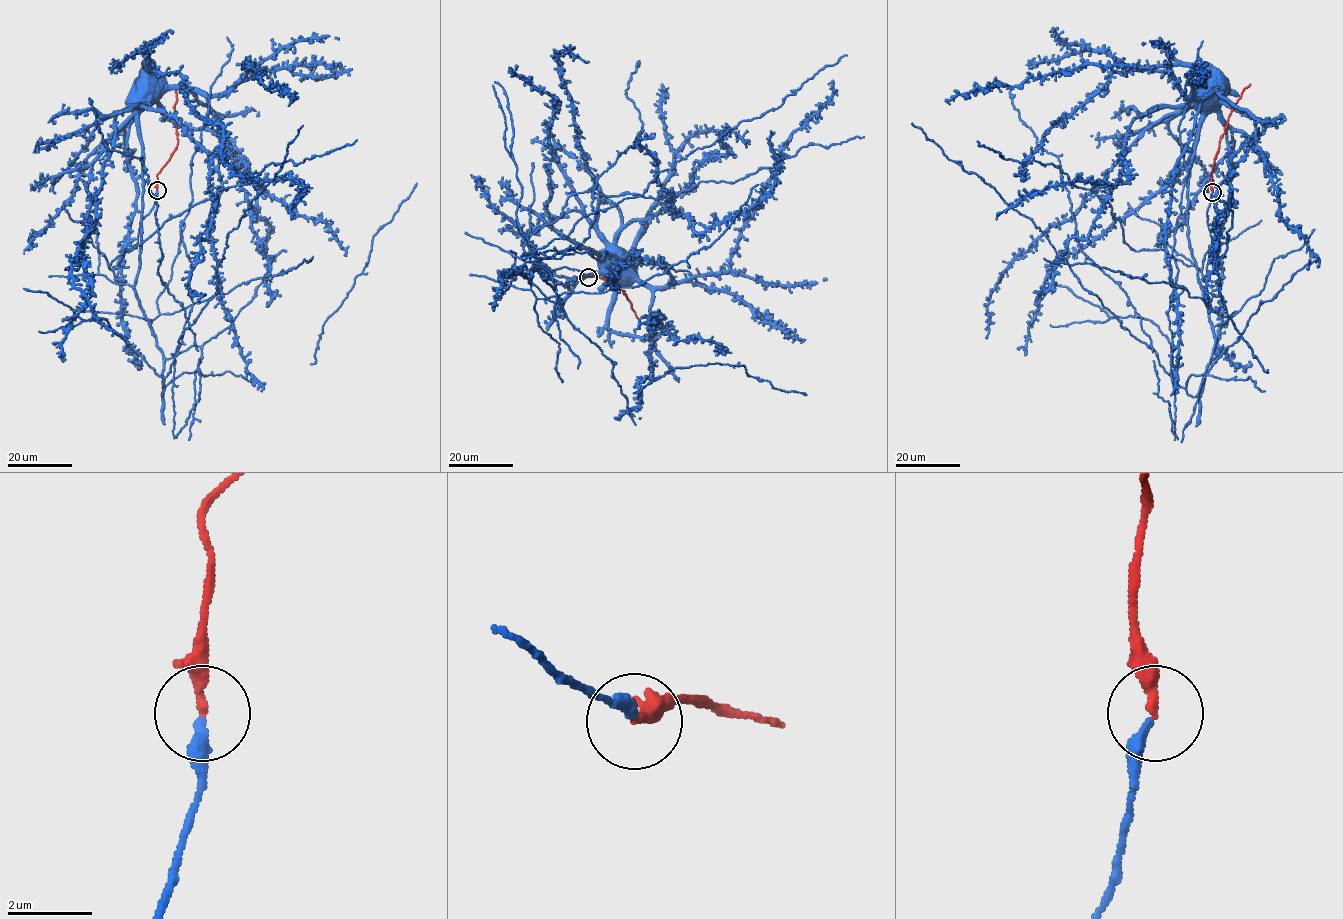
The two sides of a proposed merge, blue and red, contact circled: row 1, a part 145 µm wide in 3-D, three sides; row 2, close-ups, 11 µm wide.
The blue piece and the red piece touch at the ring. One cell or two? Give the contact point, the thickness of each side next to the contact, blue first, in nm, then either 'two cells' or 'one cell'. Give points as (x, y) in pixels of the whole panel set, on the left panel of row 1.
(157, 190) | 300/240 nm | one cell

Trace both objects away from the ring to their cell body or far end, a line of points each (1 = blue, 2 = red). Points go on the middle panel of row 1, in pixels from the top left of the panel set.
1: (588, 277), (521, 255), (533, 262), (572, 248), (603, 257), (608, 249), (626, 266)
2: (588, 277), (595, 275), (624, 291), (638, 318)

